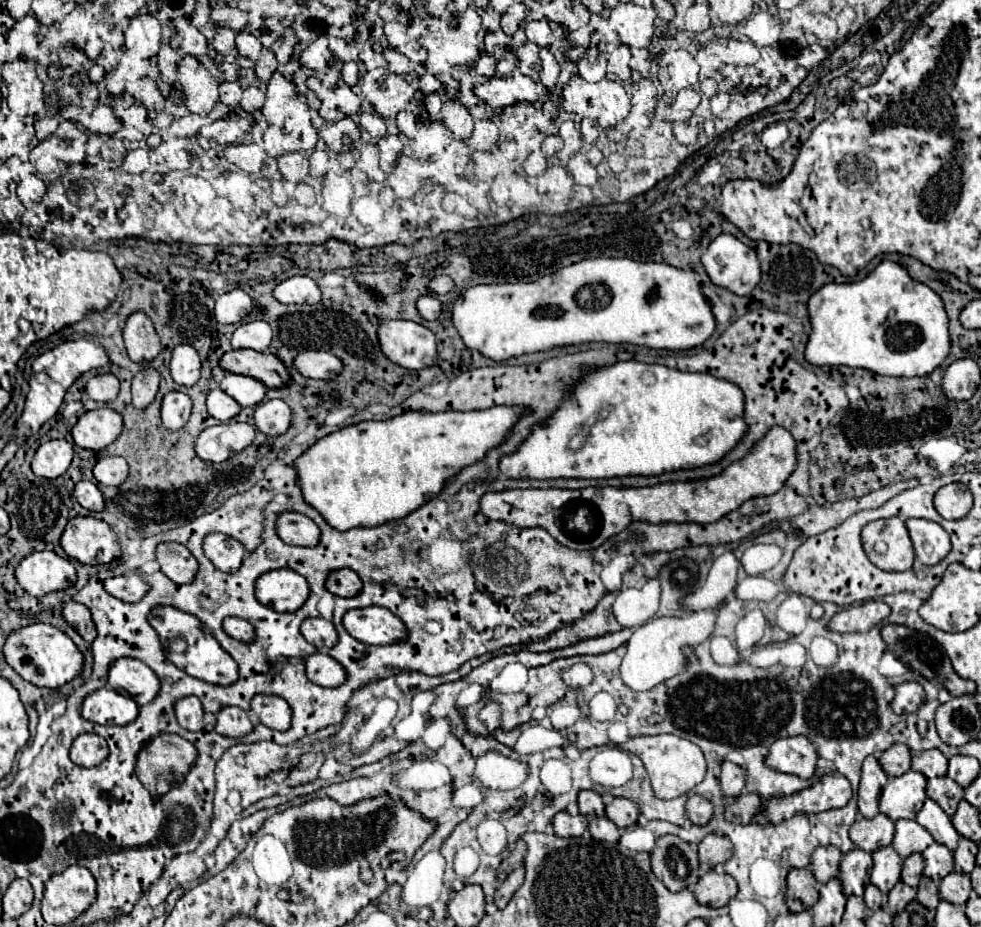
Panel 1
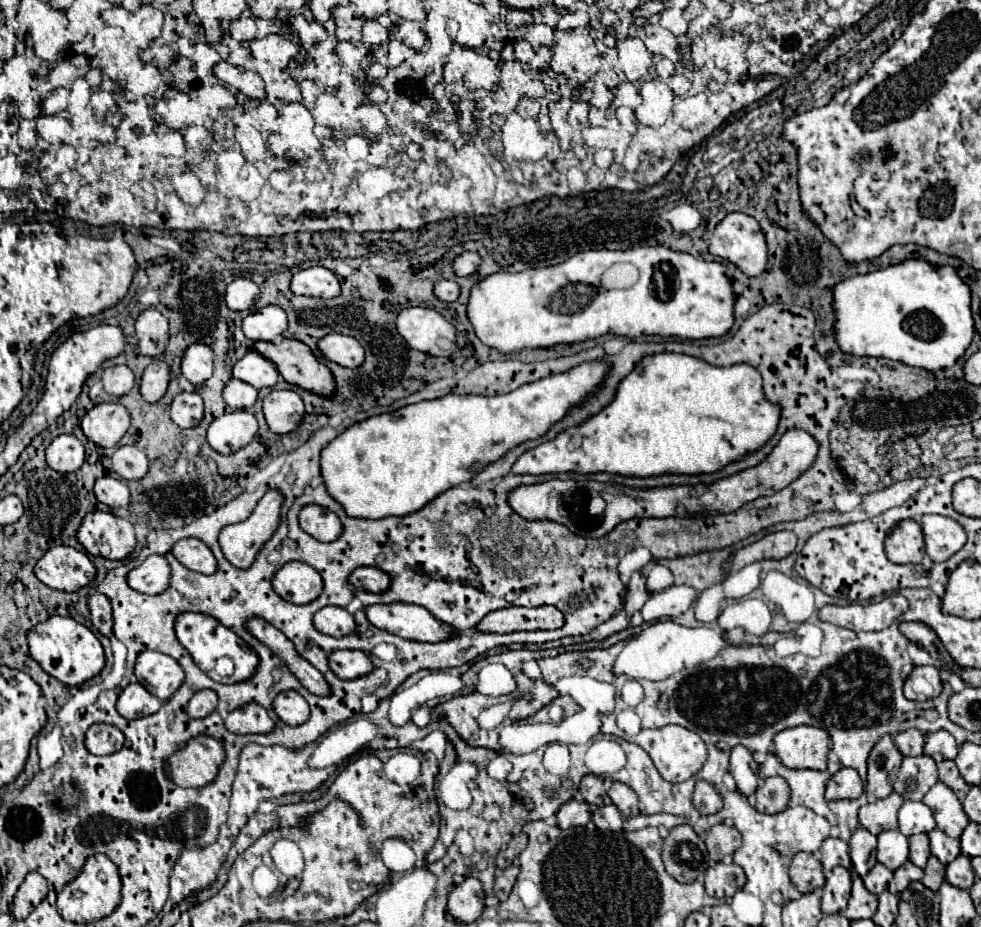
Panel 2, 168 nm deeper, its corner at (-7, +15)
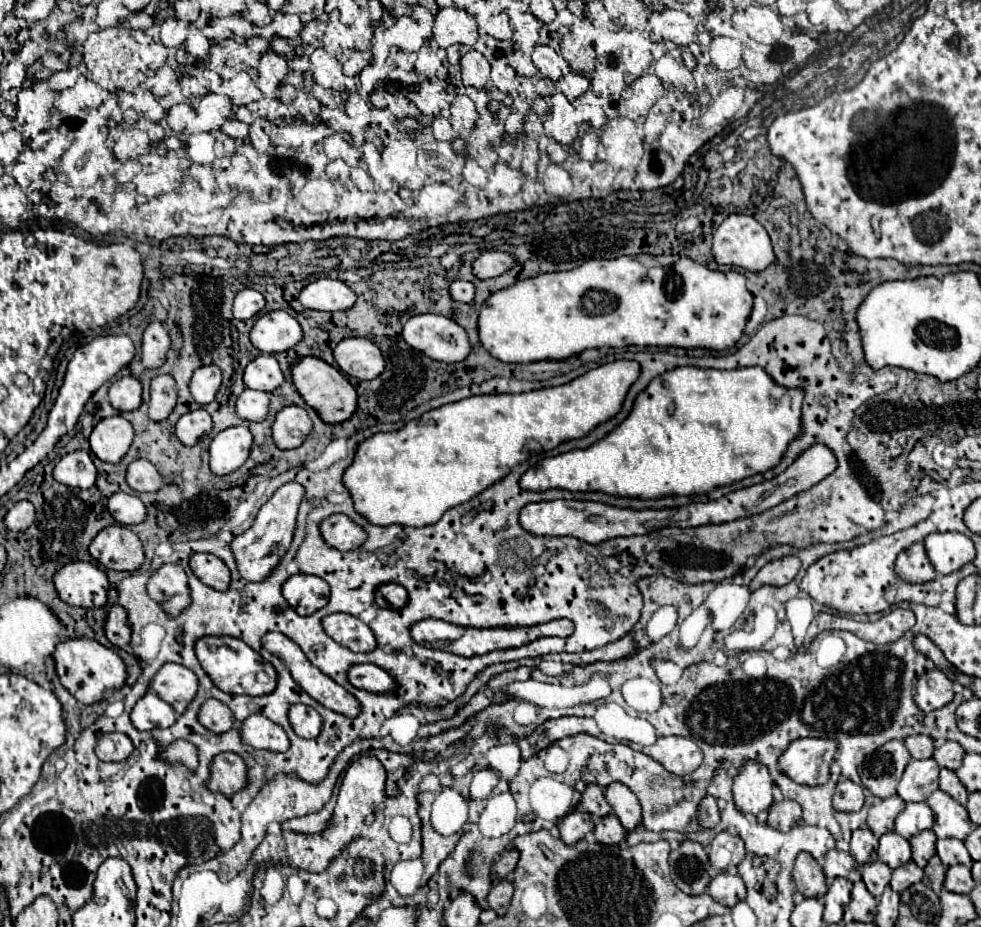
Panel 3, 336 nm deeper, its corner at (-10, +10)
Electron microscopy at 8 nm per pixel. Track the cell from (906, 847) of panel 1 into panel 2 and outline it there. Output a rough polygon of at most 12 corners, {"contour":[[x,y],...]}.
{"contour":[[904,802],[898,830],[904,836],[936,828],[924,802]]}

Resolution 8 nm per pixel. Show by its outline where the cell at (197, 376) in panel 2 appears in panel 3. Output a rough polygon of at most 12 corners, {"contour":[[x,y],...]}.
{"contour":[[217,365],[193,371],[189,389],[205,405],[215,399],[221,385]]}

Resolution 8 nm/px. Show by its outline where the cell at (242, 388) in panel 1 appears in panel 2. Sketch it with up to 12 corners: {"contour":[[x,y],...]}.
{"contour":[[256,350],[234,366],[234,378],[254,388],[274,386],[280,372]]}

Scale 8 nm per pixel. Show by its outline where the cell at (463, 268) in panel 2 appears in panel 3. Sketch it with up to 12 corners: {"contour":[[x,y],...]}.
{"contour":[[485,251],[473,261],[477,279],[497,277],[513,263],[509,253]]}

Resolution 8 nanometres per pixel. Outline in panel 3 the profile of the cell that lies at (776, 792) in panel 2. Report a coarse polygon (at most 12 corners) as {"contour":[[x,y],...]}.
{"contour":[[773,801],[767,823],[773,829],[789,831],[801,821],[797,801]]}

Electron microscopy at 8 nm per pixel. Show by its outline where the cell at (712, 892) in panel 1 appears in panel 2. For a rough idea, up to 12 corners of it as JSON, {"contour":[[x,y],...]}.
{"contour":[[730,860],[706,870],[704,888],[728,900],[746,882],[744,870]]}

